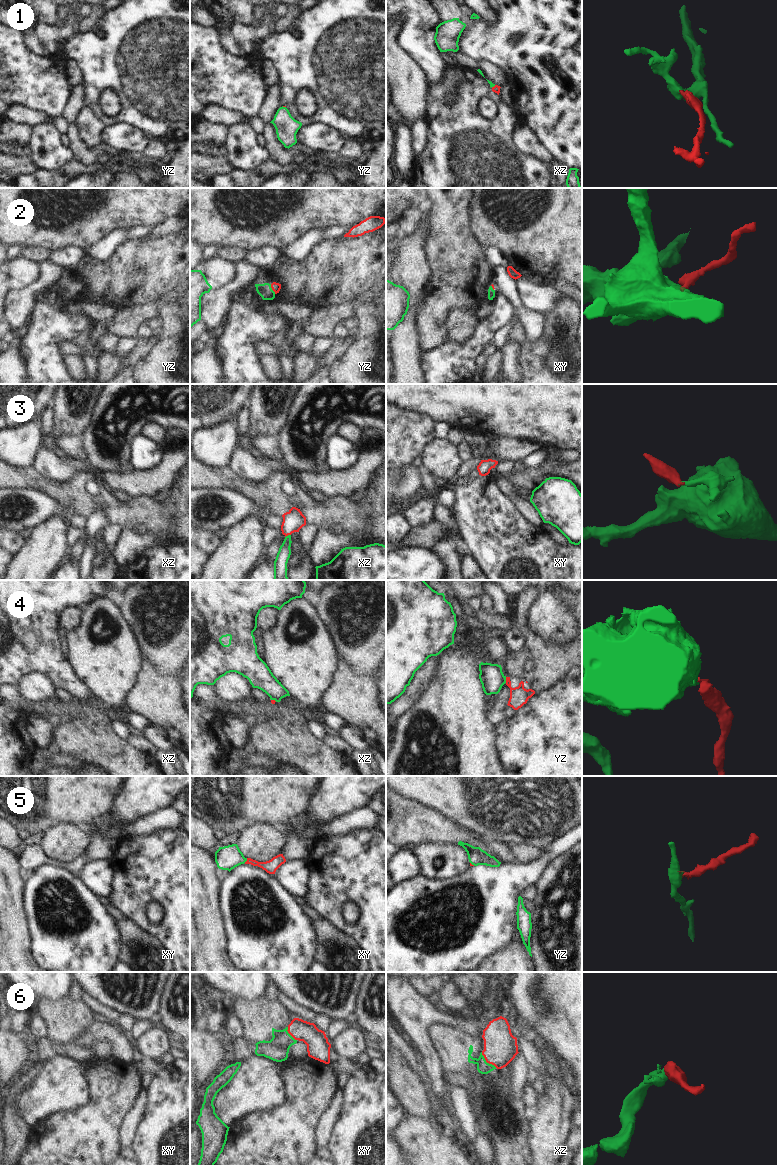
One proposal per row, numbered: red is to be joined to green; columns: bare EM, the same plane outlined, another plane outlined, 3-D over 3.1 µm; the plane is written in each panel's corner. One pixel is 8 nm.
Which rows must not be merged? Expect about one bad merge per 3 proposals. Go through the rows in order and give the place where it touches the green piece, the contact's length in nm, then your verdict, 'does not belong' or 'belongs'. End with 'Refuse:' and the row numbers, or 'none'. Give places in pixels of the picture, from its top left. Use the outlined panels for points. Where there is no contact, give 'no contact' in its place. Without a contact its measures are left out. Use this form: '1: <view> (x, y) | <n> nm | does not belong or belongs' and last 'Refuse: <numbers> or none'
1: xz (493, 86) | 40 nm | belongs
2: yz (271, 289) | 90 nm | belongs
3: xz (288, 535) | 50 nm | belongs
4: yz (505, 680) | 50 nm | does not belong
5: xy (246, 860) | 50 nm | belongs
6: xz (486, 1062) | 180 nm | belongs
Refuse: 4

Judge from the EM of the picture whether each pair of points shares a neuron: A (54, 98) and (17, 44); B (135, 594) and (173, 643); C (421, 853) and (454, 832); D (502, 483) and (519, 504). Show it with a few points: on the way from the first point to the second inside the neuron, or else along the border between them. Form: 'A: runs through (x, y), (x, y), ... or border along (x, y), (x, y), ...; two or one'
A: runs through (41, 85), (17, 61), (17, 57); one
B: runs through (131, 611), (136, 614), (144, 609), (163, 629); one
C: border along (457, 843), (449, 841), (421, 841), (415, 845); two
D: runs through (507, 488), (514, 499); one

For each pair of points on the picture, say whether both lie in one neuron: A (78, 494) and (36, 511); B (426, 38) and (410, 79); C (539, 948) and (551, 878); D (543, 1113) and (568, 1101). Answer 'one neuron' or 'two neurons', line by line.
A: two neurons
B: two neurons
C: one neuron
D: one neuron

